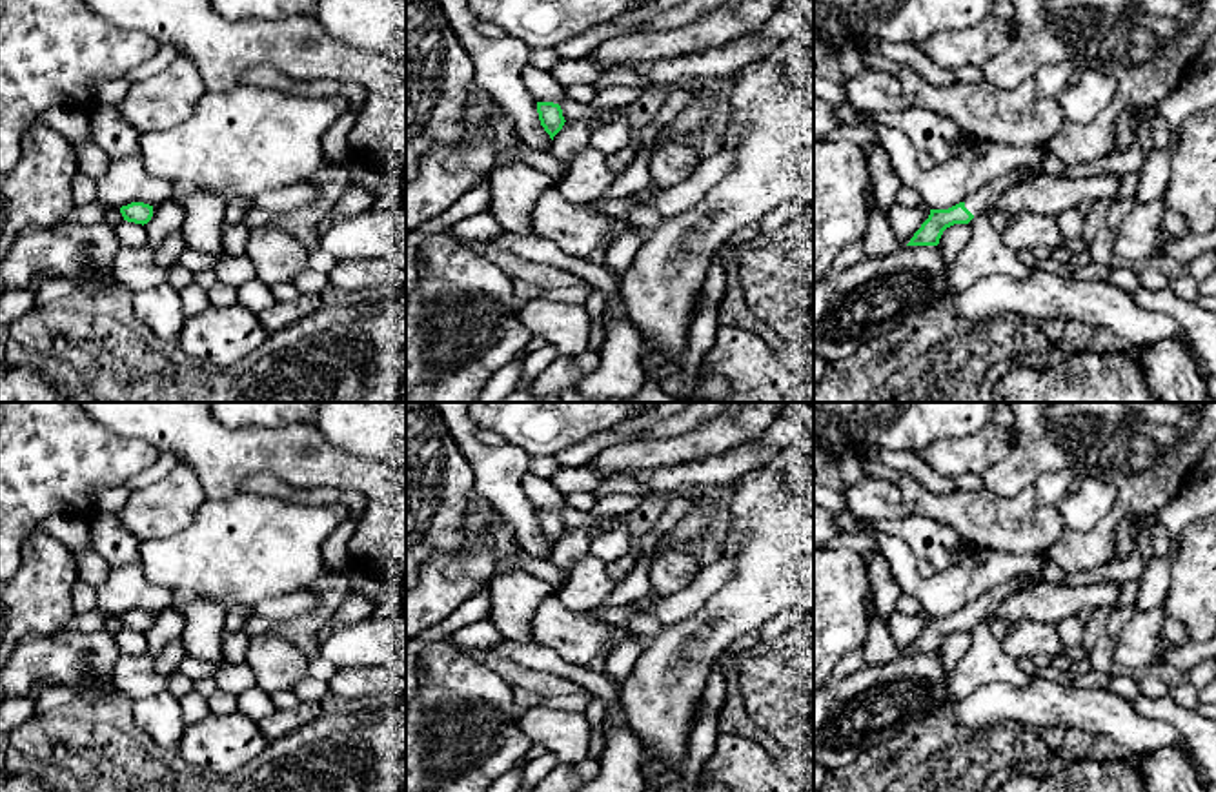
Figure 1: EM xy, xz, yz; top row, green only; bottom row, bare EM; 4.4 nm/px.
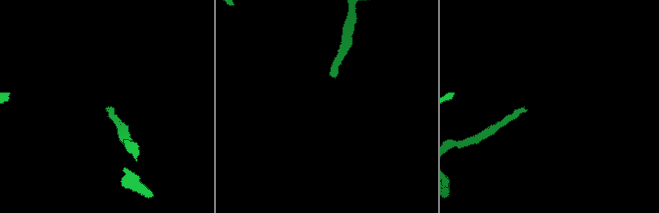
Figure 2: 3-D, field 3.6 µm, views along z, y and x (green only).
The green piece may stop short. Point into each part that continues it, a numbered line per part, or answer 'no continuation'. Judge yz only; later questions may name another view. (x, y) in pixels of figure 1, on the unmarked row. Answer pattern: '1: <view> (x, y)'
1: yz (978, 610)

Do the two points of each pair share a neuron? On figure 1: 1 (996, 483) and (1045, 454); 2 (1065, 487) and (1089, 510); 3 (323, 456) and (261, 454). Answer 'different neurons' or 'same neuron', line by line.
1: same neuron
2: same neuron
3: same neuron

